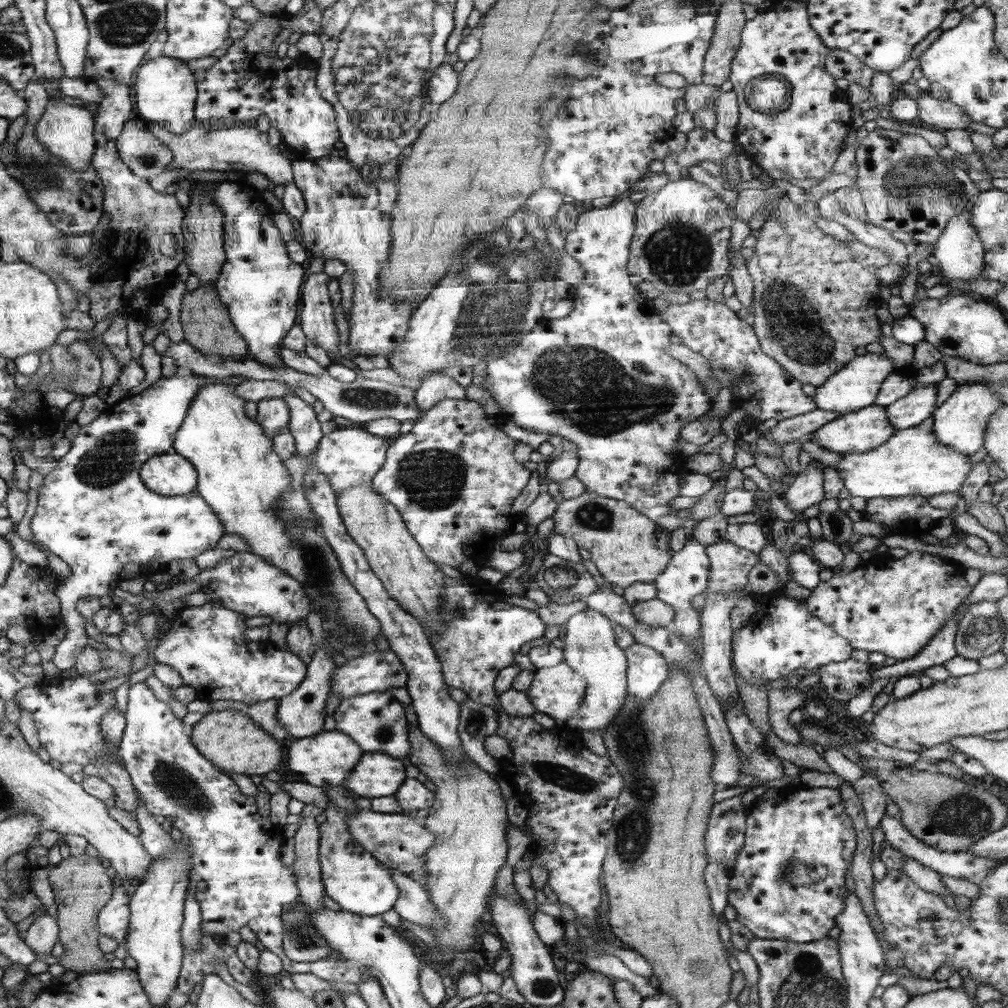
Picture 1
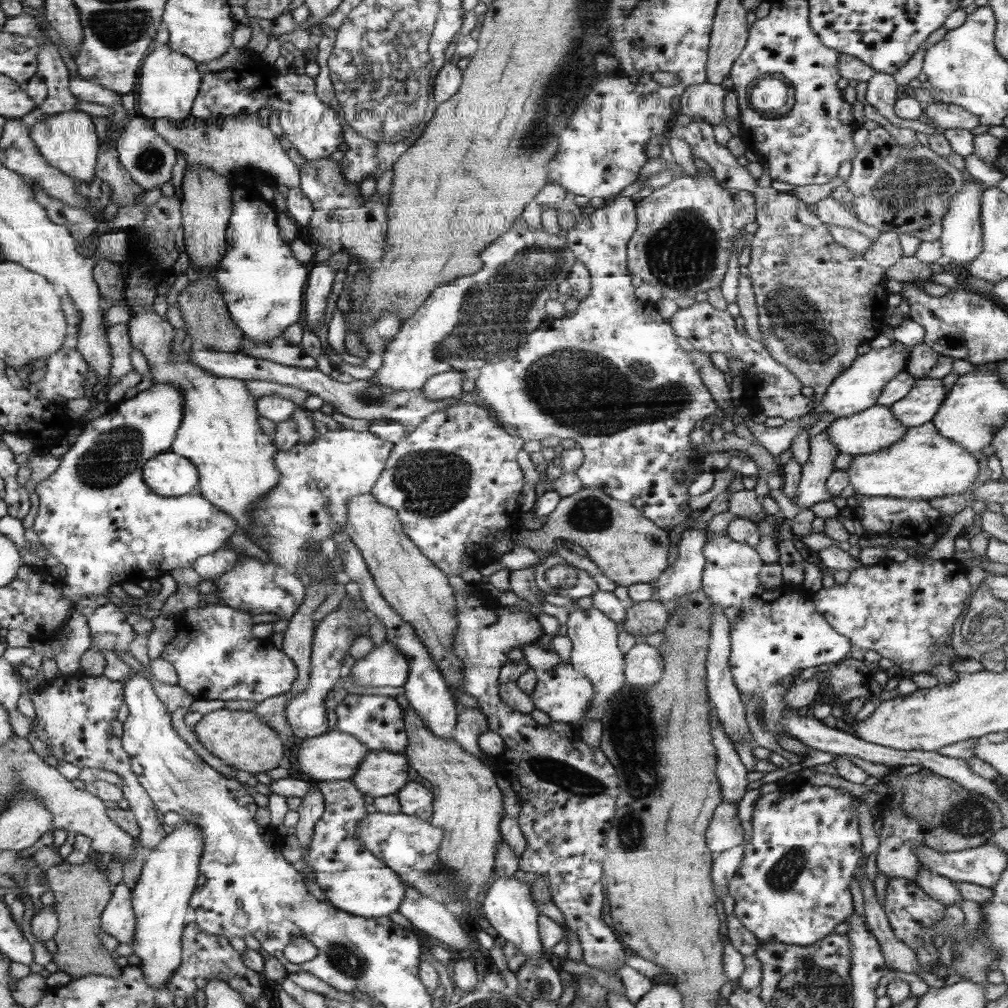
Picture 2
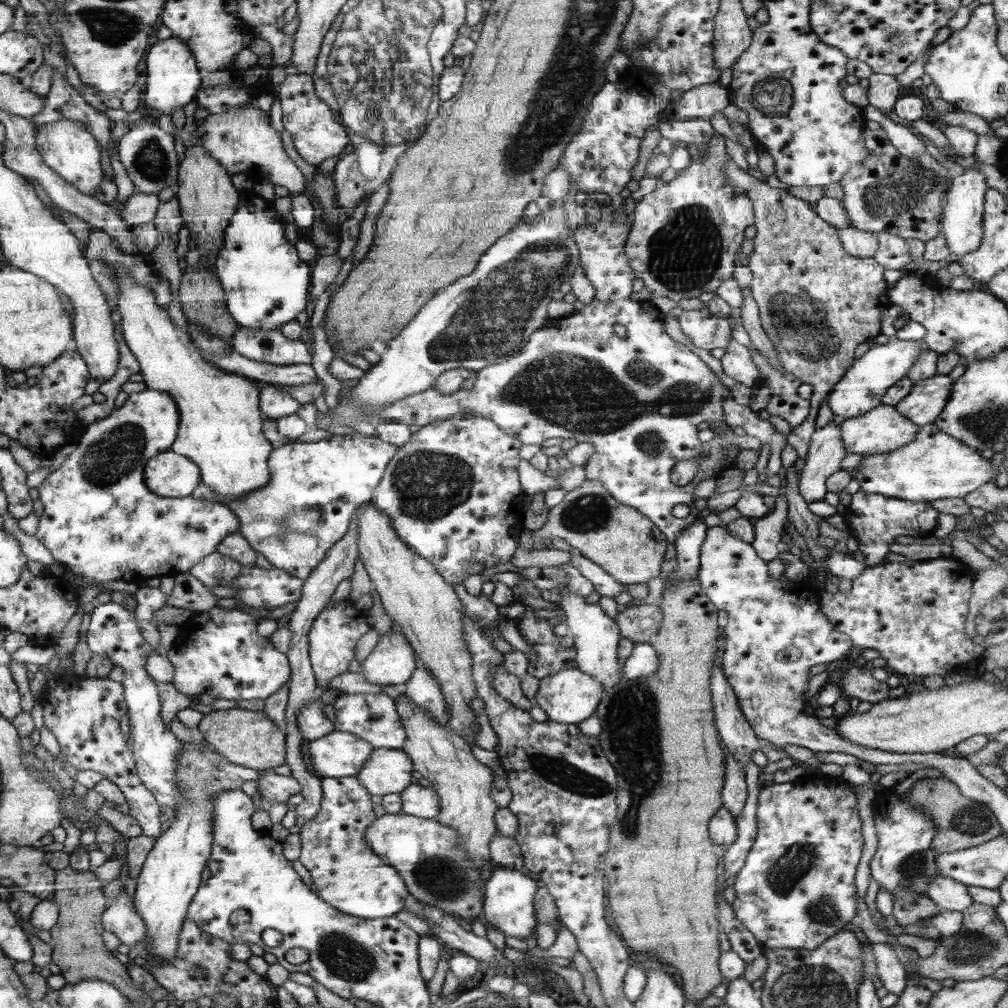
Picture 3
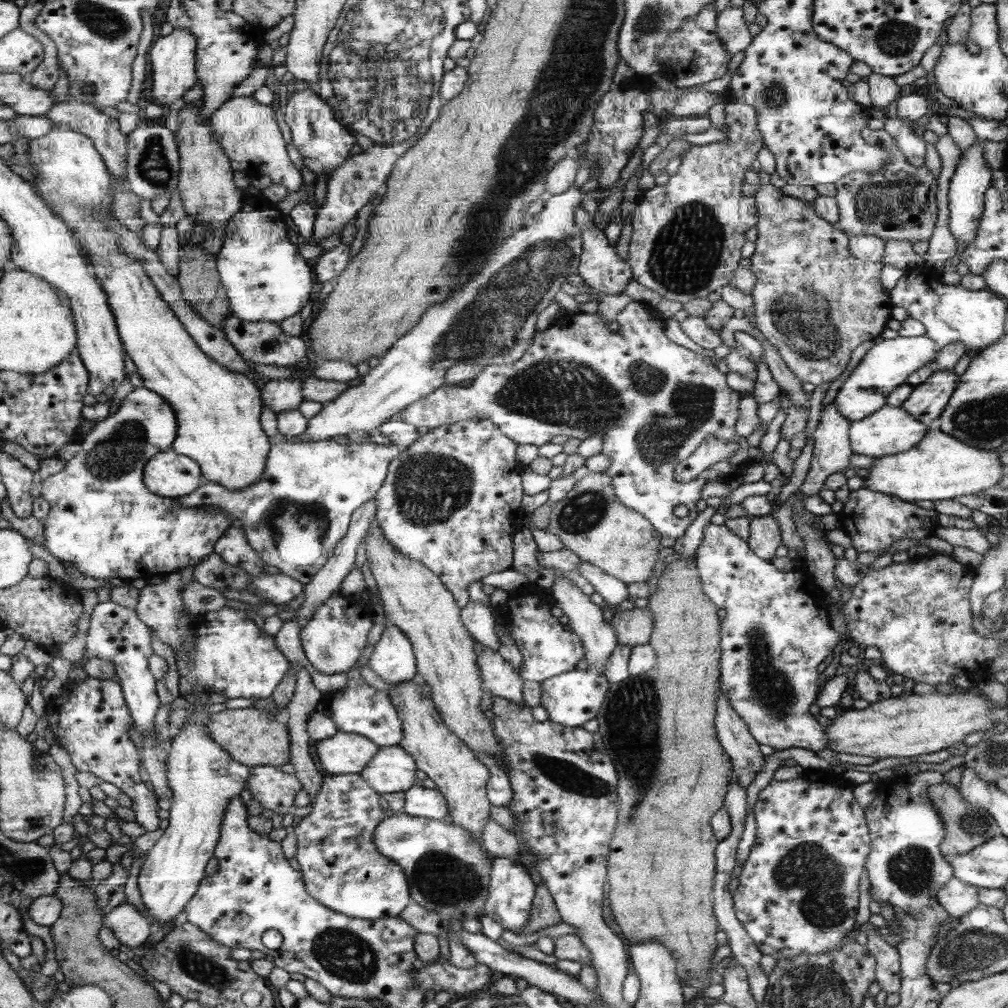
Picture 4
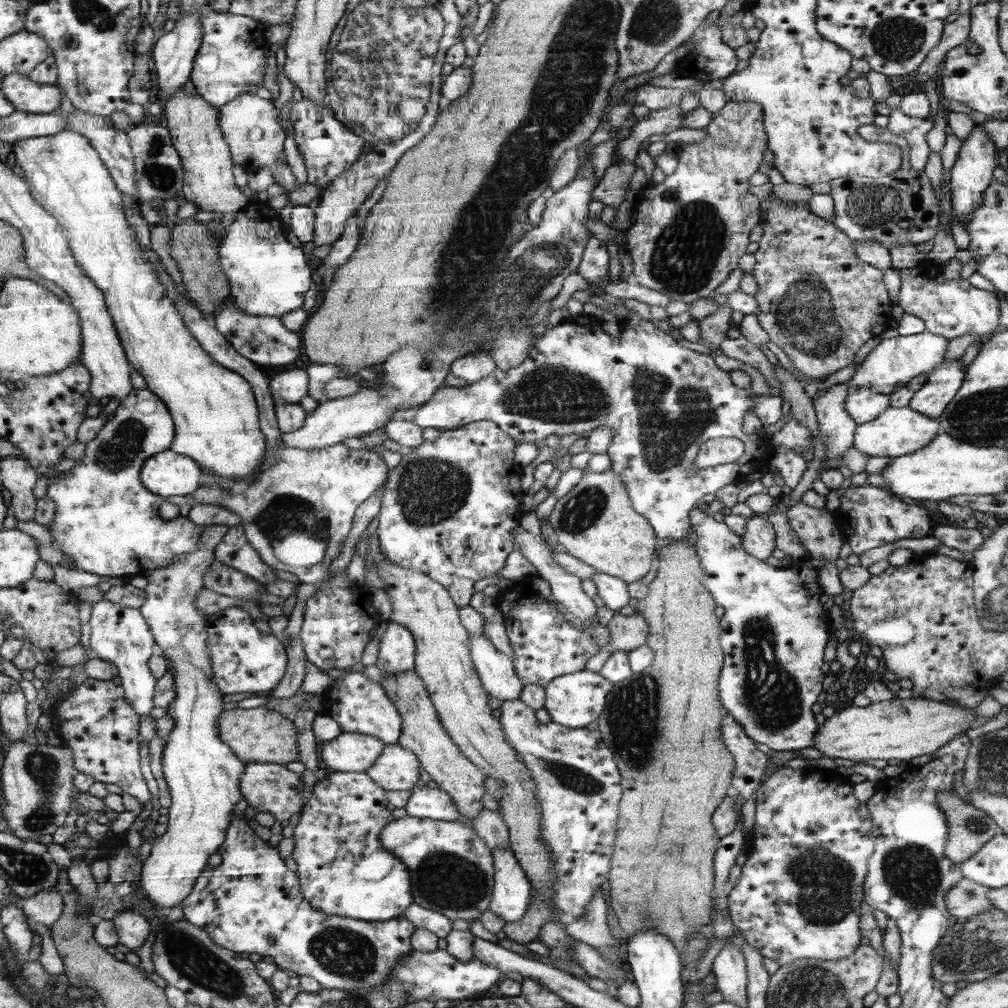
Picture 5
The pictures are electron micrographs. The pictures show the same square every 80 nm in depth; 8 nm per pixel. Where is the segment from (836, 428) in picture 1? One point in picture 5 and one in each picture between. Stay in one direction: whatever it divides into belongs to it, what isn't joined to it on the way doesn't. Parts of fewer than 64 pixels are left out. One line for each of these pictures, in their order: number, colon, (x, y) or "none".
2: (877, 428)
3: (883, 429)
4: (890, 430)
5: (897, 432)

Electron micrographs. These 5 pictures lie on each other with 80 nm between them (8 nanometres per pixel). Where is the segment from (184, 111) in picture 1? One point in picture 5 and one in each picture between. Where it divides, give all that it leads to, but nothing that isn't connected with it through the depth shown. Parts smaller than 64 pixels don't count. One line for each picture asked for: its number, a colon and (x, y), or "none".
2: (169, 82)
3: (173, 79)
4: (172, 57)
5: (174, 53)

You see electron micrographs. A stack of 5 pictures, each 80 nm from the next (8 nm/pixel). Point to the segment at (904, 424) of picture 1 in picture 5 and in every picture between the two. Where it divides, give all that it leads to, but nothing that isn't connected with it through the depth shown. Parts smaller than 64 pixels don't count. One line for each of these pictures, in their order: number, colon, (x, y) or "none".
2: (919, 406)
3: (927, 398)
4: (927, 400)
5: (943, 382)

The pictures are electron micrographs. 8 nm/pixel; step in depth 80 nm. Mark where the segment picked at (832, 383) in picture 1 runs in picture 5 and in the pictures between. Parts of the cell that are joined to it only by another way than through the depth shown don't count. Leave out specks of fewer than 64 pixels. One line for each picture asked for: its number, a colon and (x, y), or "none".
2: (858, 387)
3: (861, 389)
4: (885, 366)
5: (894, 361)

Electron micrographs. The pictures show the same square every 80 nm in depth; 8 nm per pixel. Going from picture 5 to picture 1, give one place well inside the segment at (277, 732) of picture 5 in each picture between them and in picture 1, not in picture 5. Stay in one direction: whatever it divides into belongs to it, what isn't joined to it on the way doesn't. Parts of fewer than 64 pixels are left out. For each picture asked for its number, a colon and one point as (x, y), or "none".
1: (234, 742)
2: (241, 739)
3: (250, 738)
4: (253, 736)

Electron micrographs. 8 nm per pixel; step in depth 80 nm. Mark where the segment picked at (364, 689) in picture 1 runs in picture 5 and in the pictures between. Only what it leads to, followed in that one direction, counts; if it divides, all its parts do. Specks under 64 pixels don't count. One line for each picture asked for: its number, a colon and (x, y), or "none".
2: (385, 665)
3: (392, 662)
4: (393, 659)
5: (397, 653)

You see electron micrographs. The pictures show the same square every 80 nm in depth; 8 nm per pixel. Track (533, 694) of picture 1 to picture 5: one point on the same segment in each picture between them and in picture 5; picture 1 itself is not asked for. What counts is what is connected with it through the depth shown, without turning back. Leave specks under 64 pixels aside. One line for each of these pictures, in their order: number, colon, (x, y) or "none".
2: (563, 693)
3: (569, 696)
4: (573, 698)
5: (575, 700)

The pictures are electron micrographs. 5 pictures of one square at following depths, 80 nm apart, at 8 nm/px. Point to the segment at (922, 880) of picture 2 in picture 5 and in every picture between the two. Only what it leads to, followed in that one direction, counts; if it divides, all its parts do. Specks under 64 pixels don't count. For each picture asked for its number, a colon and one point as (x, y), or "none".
3: (949, 894)
4: (958, 897)
5: (968, 898)

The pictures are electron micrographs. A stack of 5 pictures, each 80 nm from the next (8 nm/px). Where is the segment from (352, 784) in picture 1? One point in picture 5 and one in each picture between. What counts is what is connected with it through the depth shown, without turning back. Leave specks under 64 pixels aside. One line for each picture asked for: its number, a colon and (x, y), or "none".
2: (383, 773)
3: (388, 771)
4: (392, 770)
5: (398, 768)

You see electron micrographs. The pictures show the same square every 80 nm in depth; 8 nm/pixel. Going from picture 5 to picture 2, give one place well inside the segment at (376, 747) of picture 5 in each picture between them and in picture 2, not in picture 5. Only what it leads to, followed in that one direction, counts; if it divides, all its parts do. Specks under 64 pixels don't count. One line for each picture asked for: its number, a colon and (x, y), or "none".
2: (333, 756)
3: (340, 754)
4: (344, 753)

